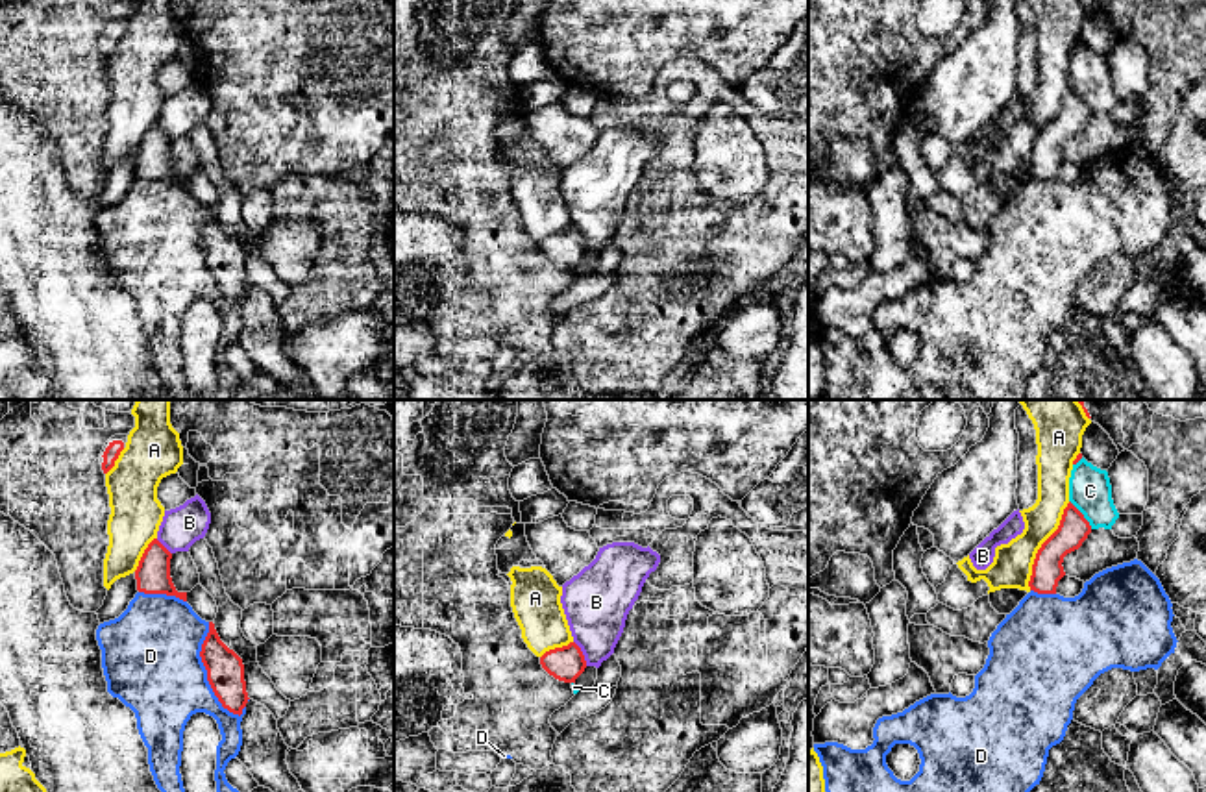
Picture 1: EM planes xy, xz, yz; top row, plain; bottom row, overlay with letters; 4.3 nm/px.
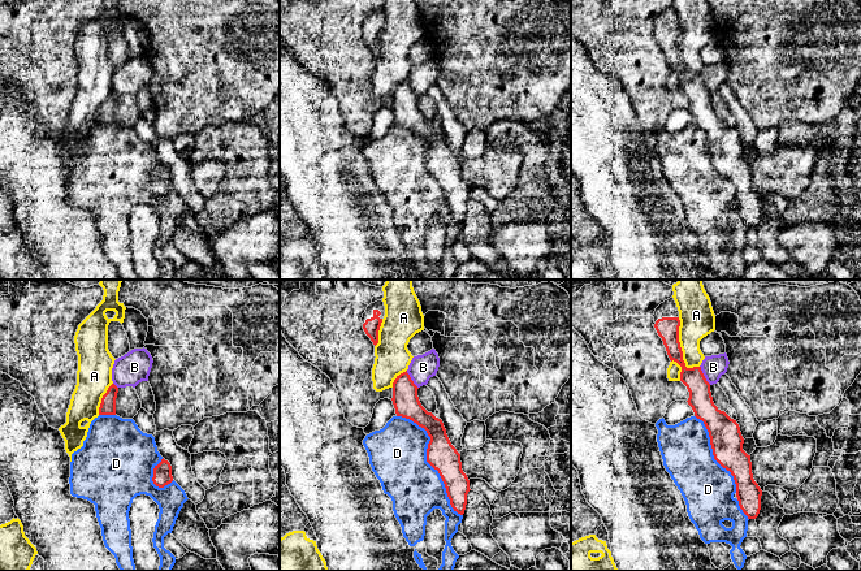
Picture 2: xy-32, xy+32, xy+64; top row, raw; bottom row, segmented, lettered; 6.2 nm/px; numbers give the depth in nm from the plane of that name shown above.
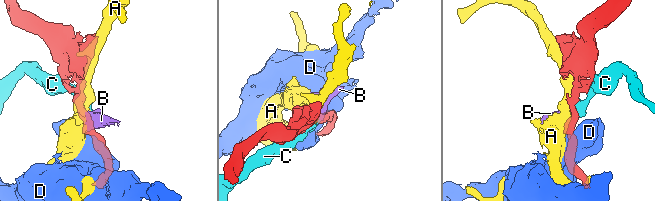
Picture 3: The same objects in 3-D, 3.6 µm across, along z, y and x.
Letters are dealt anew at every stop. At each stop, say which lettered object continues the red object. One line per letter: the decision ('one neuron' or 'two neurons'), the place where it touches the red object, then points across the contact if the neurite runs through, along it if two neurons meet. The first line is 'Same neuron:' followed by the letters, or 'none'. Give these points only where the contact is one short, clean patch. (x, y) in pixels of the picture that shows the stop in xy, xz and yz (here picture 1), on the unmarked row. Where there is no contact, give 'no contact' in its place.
Same neuron: none
A: two neurons | yz (1042, 132)
B: two neurons | xz (581, 239) | along xz (574, 226), (587, 250)
C: two neurons | yz (1082, 100)
D: two neurons | xy (208, 258)

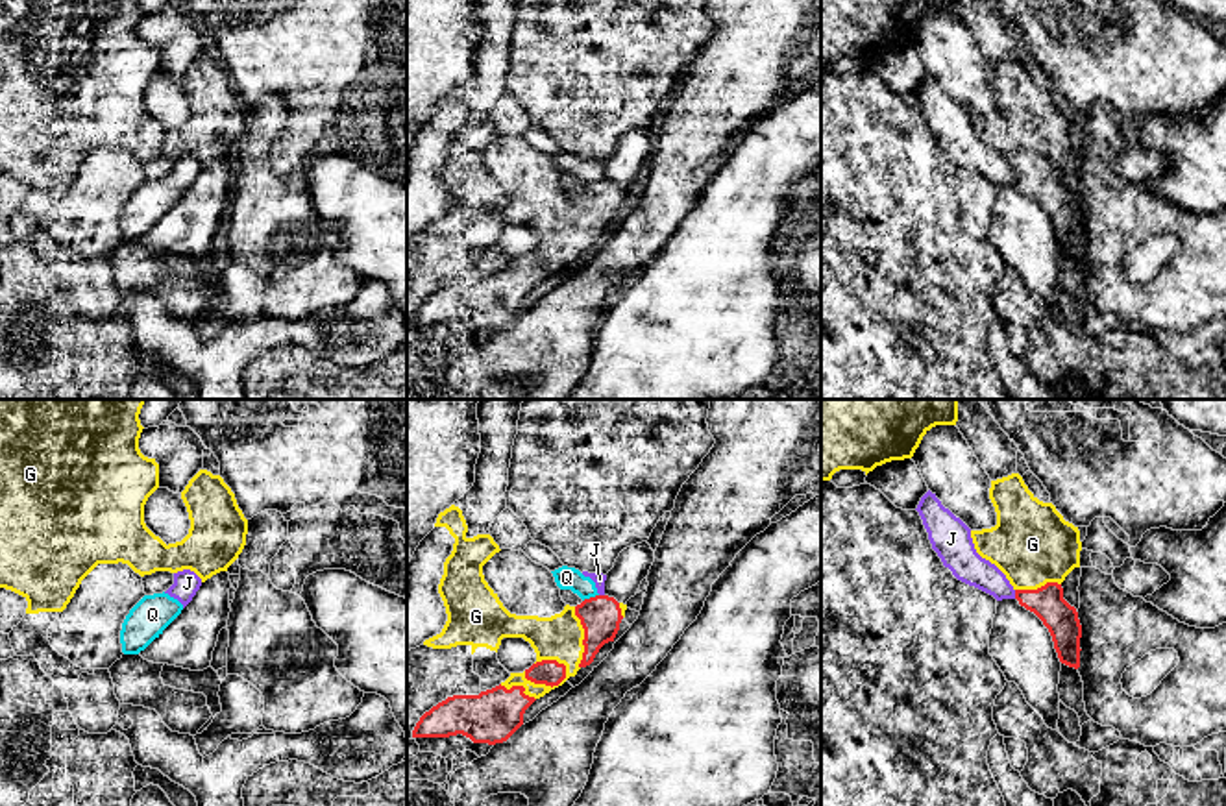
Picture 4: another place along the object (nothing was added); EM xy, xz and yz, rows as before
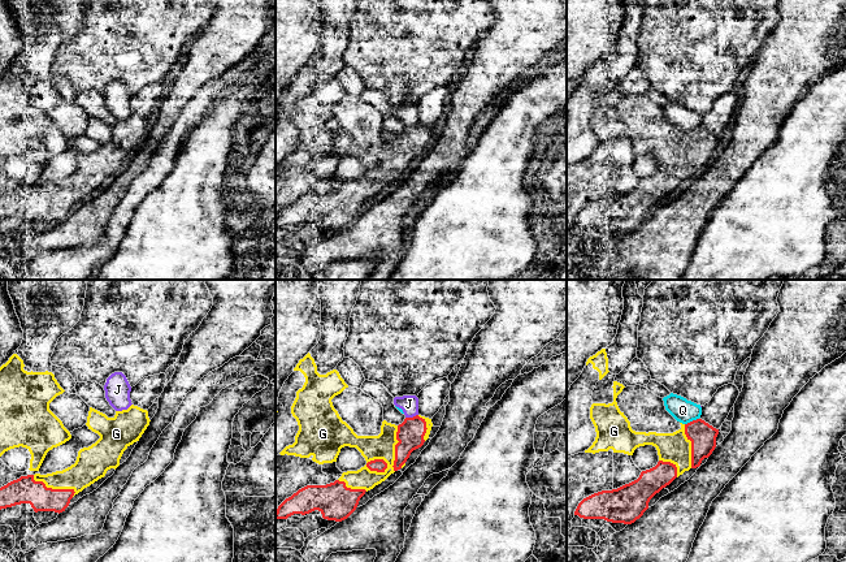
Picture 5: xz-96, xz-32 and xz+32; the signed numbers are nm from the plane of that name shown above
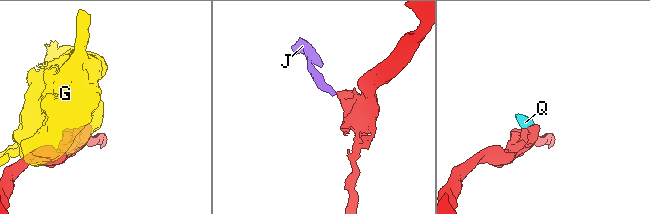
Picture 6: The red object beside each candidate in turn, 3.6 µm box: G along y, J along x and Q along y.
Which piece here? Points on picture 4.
Same neuron: G
G: one neuron | xz (550, 270)
J: two neurons | yz (1016, 180) | along yz (1014, 176), (1016, 183)
Q: two neurons | xz (590, 183) | along xz (598, 180), (583, 187)

